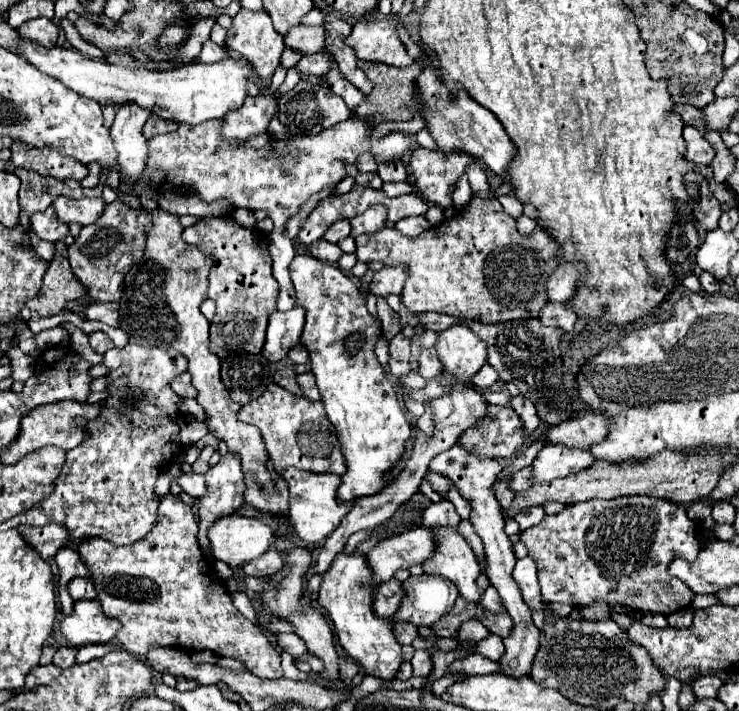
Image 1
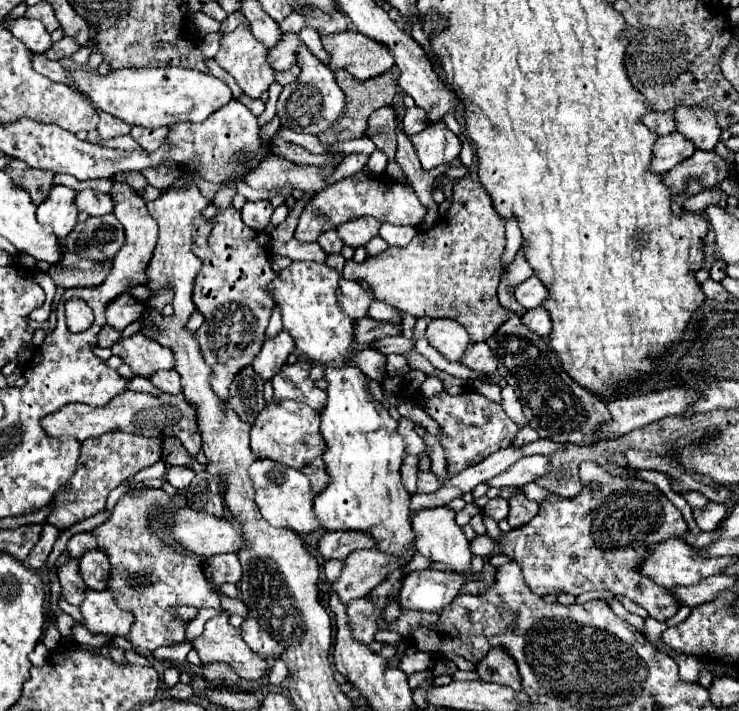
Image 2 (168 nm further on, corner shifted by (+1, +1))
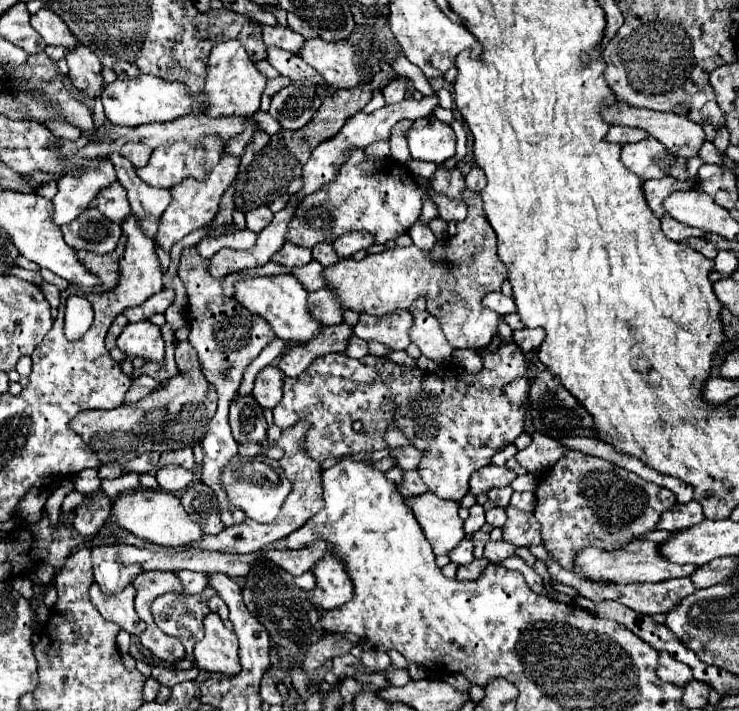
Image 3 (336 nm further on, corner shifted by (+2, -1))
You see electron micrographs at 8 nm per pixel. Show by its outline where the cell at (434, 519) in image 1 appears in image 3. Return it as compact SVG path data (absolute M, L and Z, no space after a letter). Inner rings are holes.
M472 505L470 507L470 515L468 515L468 519L464 521L464 531L466 531L466 535L472 535L474 531L478 531L482 525L484 525L486 521L484 521L484 509L482 509L482 505Z

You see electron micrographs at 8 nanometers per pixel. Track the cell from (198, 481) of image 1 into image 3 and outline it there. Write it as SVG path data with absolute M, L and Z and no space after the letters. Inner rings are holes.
M166 465L156 473L156 479L164 491L178 493L192 483L192 471L180 467L180 465Z

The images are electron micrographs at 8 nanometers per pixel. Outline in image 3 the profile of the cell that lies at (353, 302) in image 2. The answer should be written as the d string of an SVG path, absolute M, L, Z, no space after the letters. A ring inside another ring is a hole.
M322 287L318 291L312 291L308 295L308 305L312 315L324 323L324 325L338 325L342 323L342 315L344 315L344 307L338 301L338 295L332 287Z

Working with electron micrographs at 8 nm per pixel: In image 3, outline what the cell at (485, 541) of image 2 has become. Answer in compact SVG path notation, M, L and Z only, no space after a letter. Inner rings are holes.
M466 537L464 541L460 541L460 545L450 553L450 561L456 565L468 565L474 559L474 545L472 541Z

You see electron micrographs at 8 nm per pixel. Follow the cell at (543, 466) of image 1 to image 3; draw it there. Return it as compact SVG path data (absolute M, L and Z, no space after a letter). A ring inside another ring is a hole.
M488 465L488 467L482 467L480 471L474 471L470 479L470 493L482 495L494 487L508 487L514 479L516 479L516 473L512 469Z

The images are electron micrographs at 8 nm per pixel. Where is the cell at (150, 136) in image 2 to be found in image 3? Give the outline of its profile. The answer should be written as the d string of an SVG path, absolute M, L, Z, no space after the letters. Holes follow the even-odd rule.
M126 143L126 145L120 149L120 153L122 153L124 157L128 157L134 167L144 167L144 165L148 163L152 151L148 151L148 147L140 147L140 143Z

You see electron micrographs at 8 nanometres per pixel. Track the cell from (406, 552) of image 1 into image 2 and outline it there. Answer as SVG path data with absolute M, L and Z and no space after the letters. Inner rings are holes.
M373 547L373 549L353 551L349 557L343 559L341 577L331 583L331 591L341 599L341 603L349 603L351 599L361 599L361 597L365 597L369 591L373 591L373 587L375 587L377 583L381 583L393 569L399 569L399 567L405 565L411 557L413 557L413 549L411 549L407 555L403 555L403 559L399 559L399 557L389 557L389 555L381 553L381 551L377 551L375 547Z

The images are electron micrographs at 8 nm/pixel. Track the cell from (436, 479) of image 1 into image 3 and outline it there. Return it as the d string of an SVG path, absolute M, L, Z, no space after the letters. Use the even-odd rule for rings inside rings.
M406 471L404 481L398 485L398 489L404 497L416 497L416 495L422 495L428 491L428 487L424 487L424 481L420 479L418 471Z

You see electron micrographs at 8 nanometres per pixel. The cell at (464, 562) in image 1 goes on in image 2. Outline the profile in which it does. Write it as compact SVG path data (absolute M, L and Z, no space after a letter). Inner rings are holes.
M443 505L443 507L433 507L433 509L421 509L419 513L413 515L413 529L419 535L417 551L421 555L447 565L451 571L465 573L469 569L471 565L469 541L463 535L463 529L455 523L455 511L451 507Z

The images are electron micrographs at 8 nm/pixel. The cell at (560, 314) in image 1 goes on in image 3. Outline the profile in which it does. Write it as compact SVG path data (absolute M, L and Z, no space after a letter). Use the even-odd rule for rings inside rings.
M524 327L524 329L512 331L512 335L514 335L514 343L516 343L522 351L532 351L532 349L536 349L536 347L542 343L542 339L544 339L544 329L540 329L540 327L536 327L536 329Z

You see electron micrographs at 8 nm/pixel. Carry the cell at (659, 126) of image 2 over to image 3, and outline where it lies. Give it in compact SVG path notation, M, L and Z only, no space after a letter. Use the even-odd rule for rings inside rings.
M612 125L610 131L606 133L606 141L614 143L638 143L642 139L648 139L648 131L638 129L638 127L624 127L624 125Z

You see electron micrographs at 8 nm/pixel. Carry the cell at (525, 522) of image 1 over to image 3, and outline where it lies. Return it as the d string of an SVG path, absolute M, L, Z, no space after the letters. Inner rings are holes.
M512 493L510 507L516 507L524 513L532 513L536 507L536 495L534 493Z

